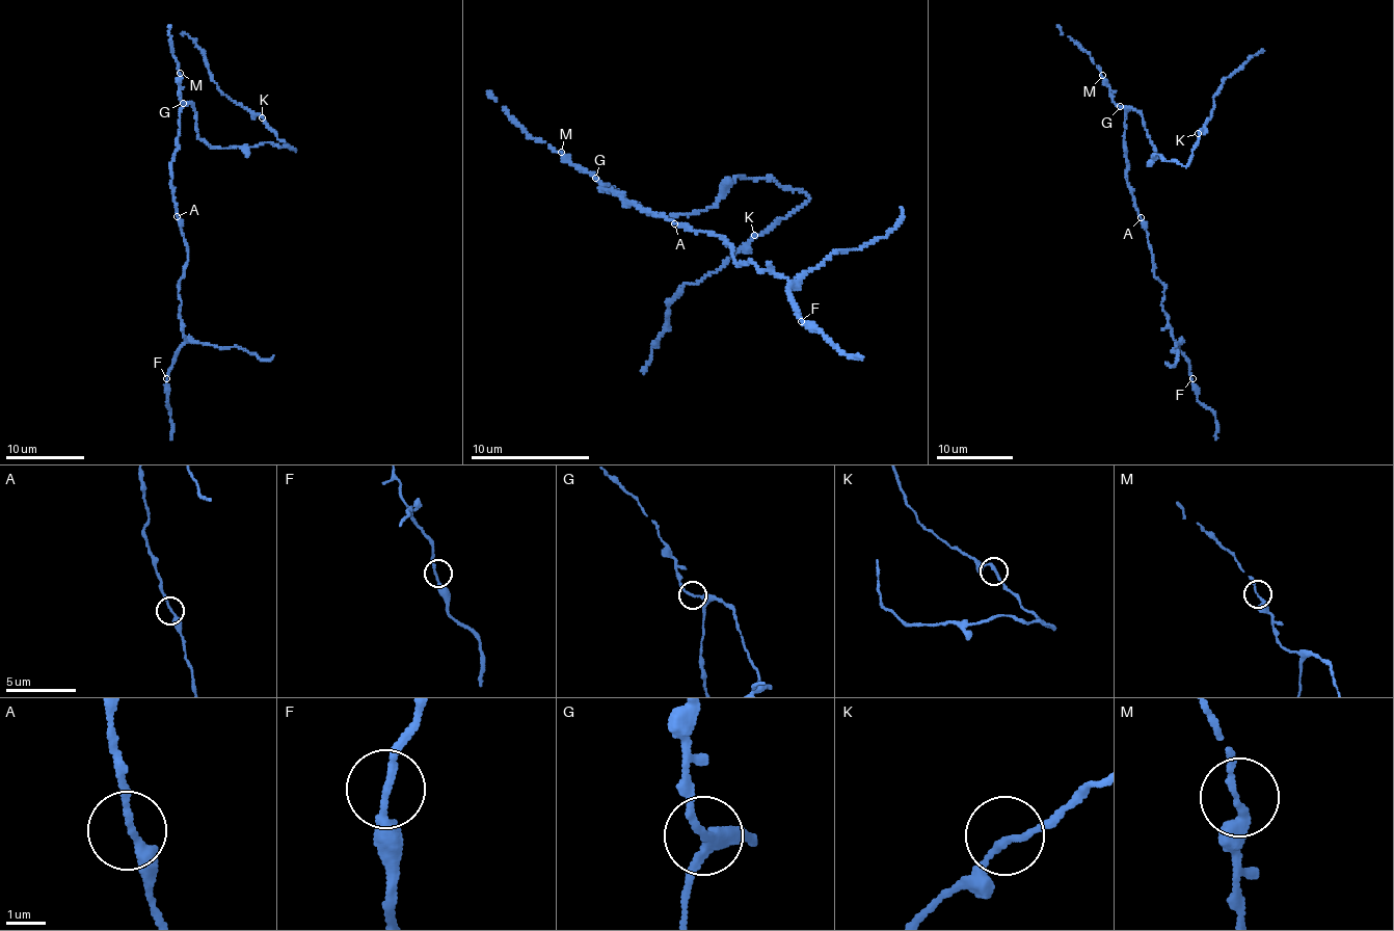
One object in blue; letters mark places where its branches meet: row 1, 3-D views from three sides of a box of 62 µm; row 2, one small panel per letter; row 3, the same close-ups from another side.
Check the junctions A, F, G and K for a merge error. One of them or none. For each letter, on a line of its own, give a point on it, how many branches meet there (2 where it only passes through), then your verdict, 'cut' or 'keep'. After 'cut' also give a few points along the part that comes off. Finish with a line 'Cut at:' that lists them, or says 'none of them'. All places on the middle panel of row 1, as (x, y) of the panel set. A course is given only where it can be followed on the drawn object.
A: at (674, 223); 2 branches meet; keep
F: at (801, 321); 2 branches meet; keep
G: at (595, 178); 2 branches meet; keep
K: at (754, 235); 2 branches meet; keep
Cut at: none of them

